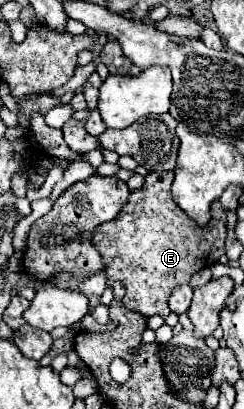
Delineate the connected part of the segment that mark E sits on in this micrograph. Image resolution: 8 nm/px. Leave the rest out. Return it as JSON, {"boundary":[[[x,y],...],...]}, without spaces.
{"boundary":[[[149,171],[143,187],[131,191],[119,215],[93,231],[93,245],[103,257],[107,281],[121,281],[125,285],[123,305],[145,317],[159,315],[165,319],[171,313],[167,299],[173,287],[225,255],[227,231],[221,203],[213,203],[211,221],[205,227],[199,227],[179,209],[179,205],[175,205],[171,183],[173,171]]]}

